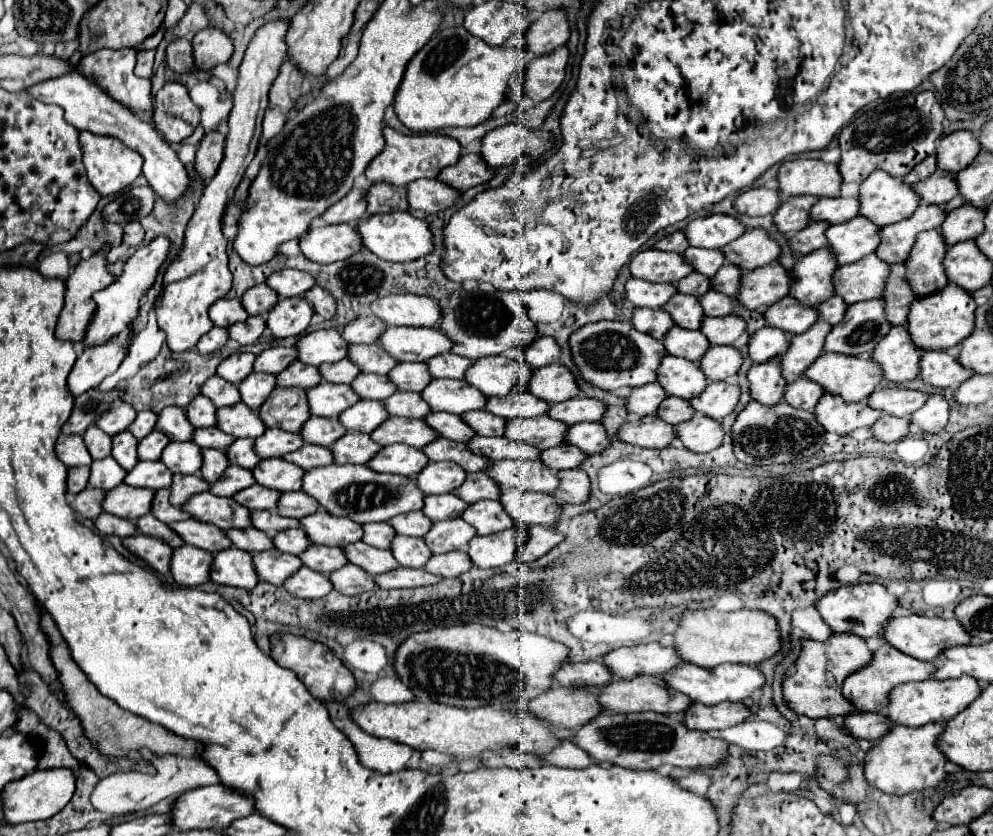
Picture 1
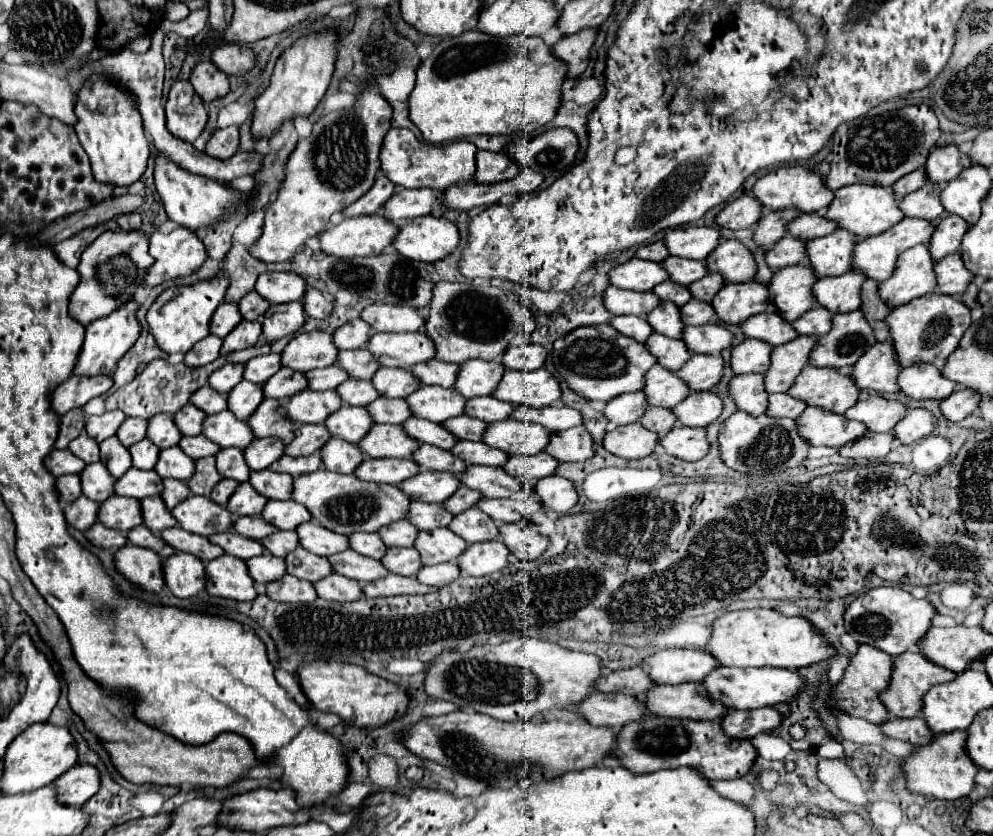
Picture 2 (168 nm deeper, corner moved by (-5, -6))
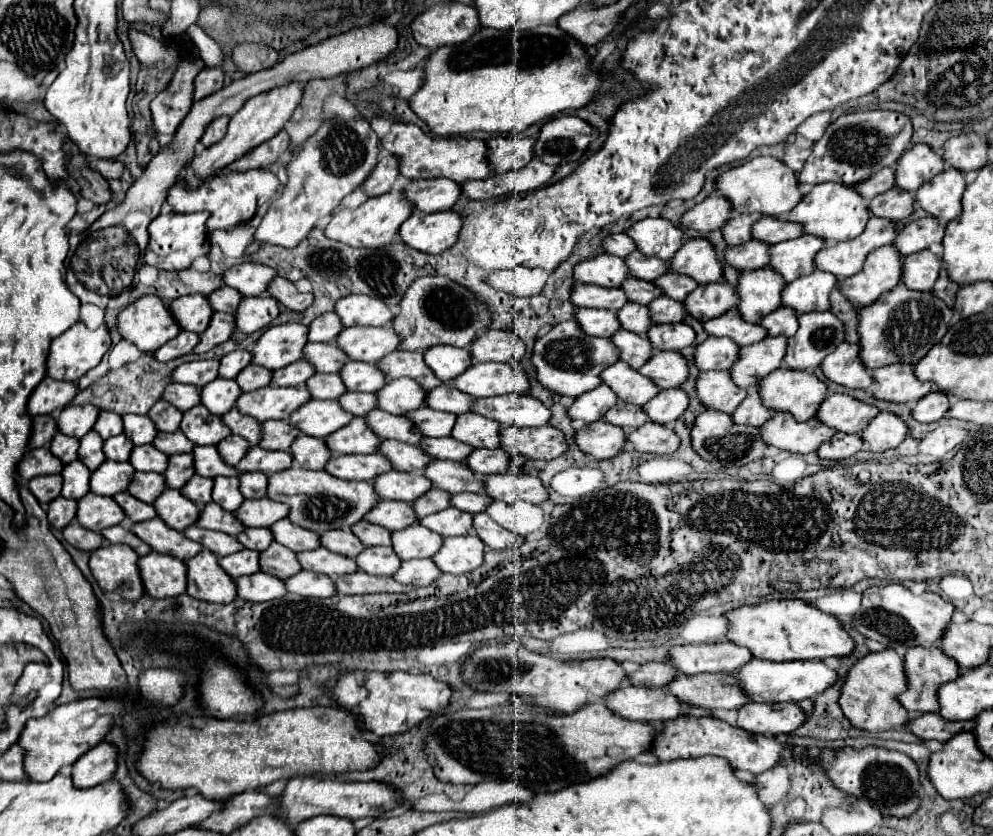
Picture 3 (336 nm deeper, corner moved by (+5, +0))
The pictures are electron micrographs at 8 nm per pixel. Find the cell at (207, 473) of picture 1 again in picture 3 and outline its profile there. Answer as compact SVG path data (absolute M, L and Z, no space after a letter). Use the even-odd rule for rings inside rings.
M186 453L186 455L172 455L170 457L170 465L164 471L164 477L166 477L168 487L182 489L194 473L196 473L194 471L194 455Z

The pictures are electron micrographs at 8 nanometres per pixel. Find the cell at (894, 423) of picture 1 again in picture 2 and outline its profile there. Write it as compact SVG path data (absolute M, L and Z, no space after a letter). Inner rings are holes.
M868 433L852 443L846 443L838 449L842 457L848 459L876 459L886 457L890 449L894 447L894 435L892 433Z

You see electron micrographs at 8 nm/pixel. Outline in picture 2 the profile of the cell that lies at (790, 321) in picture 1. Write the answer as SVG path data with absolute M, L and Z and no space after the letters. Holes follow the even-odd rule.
M772 309L748 317L744 323L740 323L740 329L748 339L760 339L770 345L782 345L798 337L796 331L790 327L790 323L786 323Z

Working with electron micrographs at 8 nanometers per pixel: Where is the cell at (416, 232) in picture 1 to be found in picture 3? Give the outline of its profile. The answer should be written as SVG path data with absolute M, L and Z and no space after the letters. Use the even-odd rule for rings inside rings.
M414 211L400 227L400 239L410 249L422 253L442 253L456 243L462 227L460 215L454 211L422 213Z

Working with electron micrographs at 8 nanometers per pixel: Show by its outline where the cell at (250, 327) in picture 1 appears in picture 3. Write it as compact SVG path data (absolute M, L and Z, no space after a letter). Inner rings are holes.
M214 313L208 329L202 333L200 345L196 345L194 353L206 353L212 347L224 343L230 339L230 335L236 331L236 319L232 313Z

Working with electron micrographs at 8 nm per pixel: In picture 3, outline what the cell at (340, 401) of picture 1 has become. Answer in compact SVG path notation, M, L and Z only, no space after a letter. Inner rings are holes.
M274 387L256 389L254 393L242 393L238 399L238 409L250 413L258 421L268 419L288 419L296 409L312 399L306 387Z

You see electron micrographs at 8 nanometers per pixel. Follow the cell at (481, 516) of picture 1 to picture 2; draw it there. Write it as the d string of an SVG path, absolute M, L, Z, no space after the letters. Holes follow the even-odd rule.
M478 507L466 509L460 515L454 515L452 523L448 525L448 529L456 535L460 535L468 545L478 543L478 541L490 541L490 539L498 539L498 529L494 525L494 521L482 513Z

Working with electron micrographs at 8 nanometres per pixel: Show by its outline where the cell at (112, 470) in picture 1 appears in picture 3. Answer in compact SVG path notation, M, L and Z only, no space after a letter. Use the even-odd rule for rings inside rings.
M72 461L70 465L64 465L62 495L66 499L82 499L90 491L90 475L92 471L86 469L82 461Z

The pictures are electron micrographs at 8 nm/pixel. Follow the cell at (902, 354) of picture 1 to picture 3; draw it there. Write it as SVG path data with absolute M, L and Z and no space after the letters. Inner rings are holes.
M852 343L838 345L838 349L822 361L822 371L830 381L850 389L874 387L872 371L864 365L860 357L860 345Z

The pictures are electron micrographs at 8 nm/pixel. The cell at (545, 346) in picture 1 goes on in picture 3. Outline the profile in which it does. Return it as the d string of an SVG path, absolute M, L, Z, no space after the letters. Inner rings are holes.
M490 329L472 345L472 357L476 361L496 361L496 363L516 363L526 353L524 343L514 331Z

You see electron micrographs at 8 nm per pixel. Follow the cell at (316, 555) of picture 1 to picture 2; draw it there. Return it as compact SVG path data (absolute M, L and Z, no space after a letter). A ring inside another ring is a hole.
M296 547L294 551L290 551L288 557L284 557L284 561L286 561L288 575L294 575L294 577L310 581L310 583L316 583L332 573L332 567L326 557L312 555L310 551L306 551L302 547Z

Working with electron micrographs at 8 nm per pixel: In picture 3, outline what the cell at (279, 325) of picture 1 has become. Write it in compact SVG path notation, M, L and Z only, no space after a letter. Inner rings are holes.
M244 297L238 305L238 331L250 335L266 329L280 315L280 303L274 297Z

